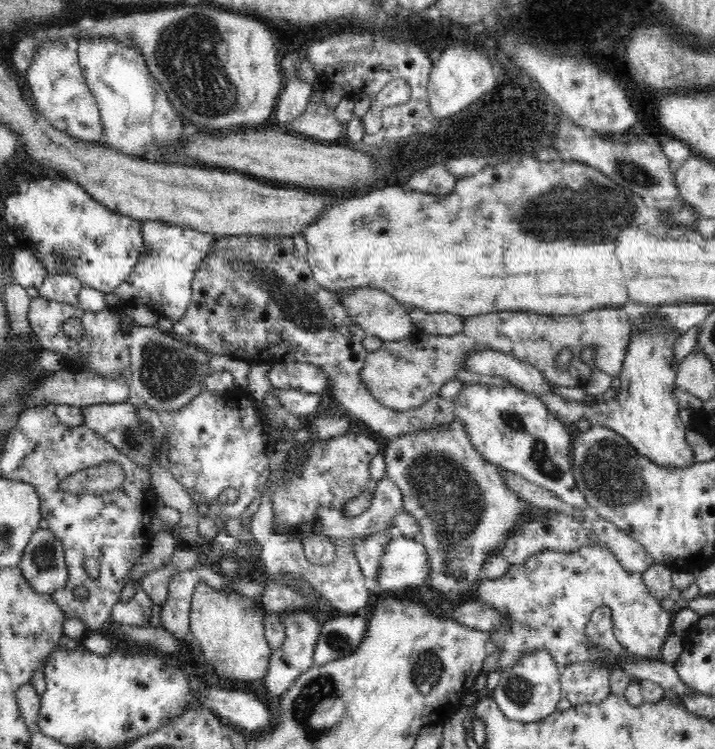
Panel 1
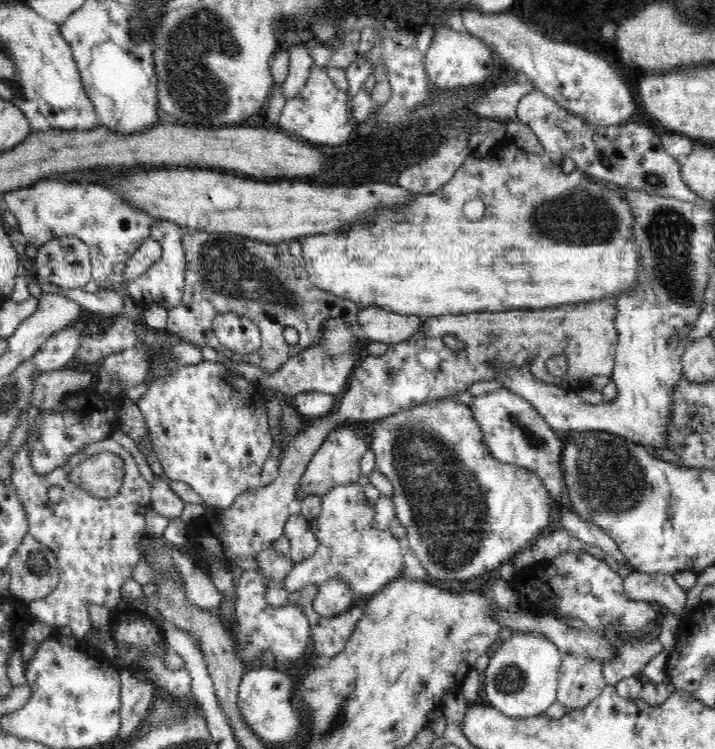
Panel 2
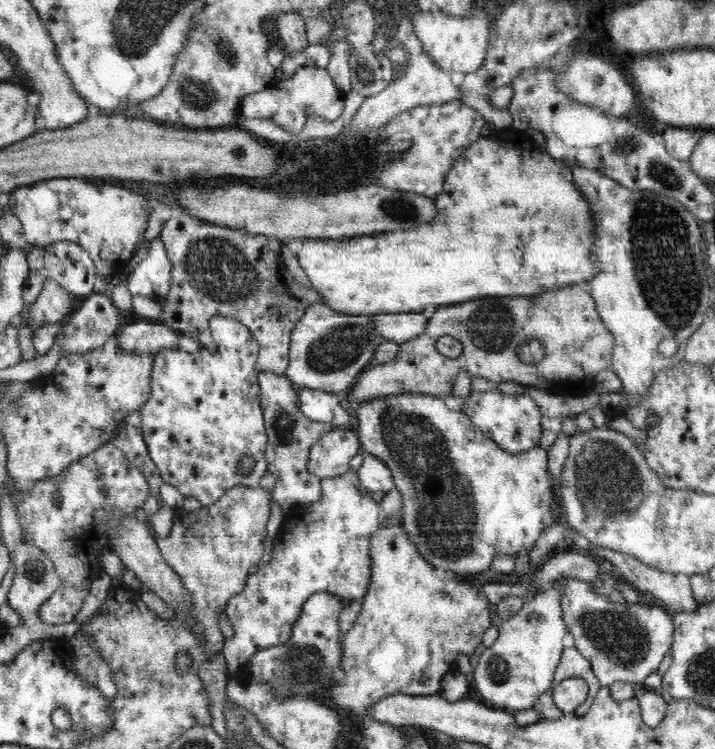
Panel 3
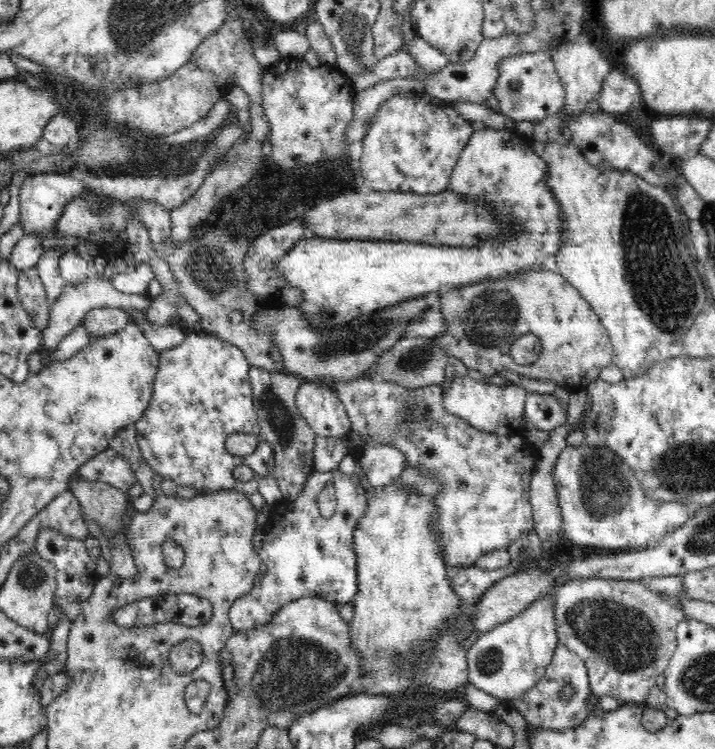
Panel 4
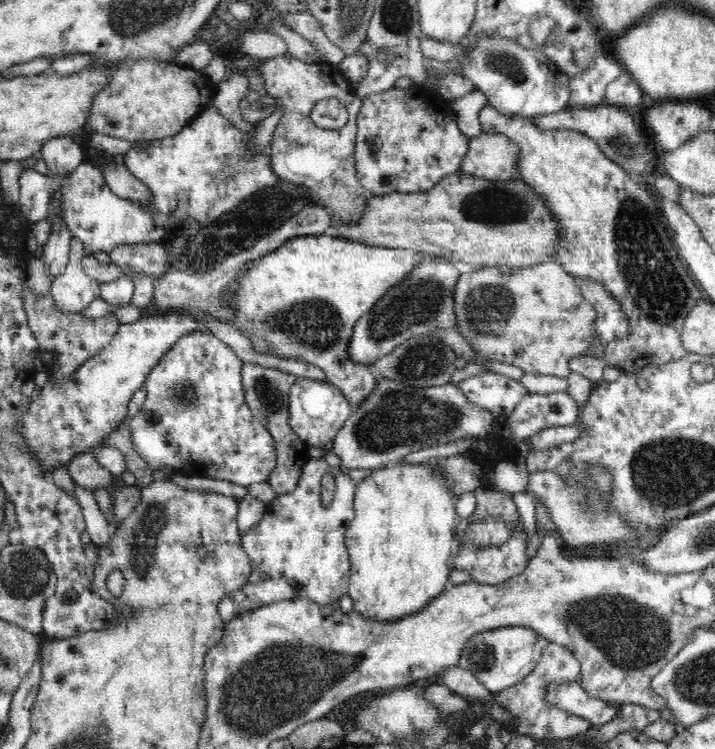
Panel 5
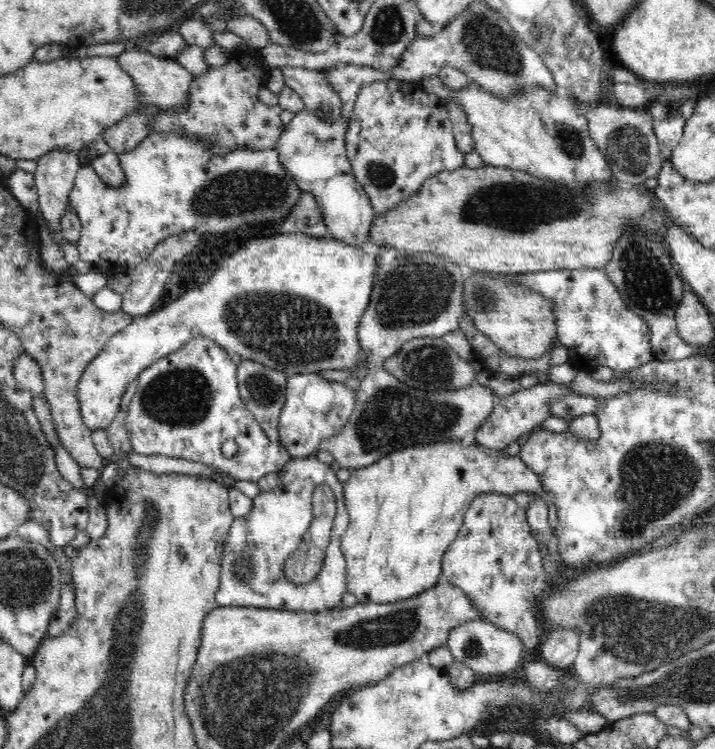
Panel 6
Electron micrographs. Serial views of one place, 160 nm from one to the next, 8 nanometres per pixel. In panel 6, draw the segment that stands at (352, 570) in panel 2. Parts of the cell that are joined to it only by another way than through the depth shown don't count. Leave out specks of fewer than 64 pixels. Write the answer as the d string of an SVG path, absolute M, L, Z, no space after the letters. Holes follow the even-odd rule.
M315 455L304 458L291 458L278 472L278 484L271 491L262 491L253 498L250 512L242 518L235 518L230 527L230 535L224 544L222 572L216 594L219 606L242 606L269 610L286 610L292 612L326 612L332 608L341 608L343 595L347 592L347 563L341 550L342 535L349 525L349 514L345 507L343 482L337 477L336 467L318 461ZM327 484L337 500L337 514L334 518L331 540L327 547L326 557L321 572L308 584L292 584L284 577L286 560L302 543L303 536L310 530L313 521L313 492L317 486Z

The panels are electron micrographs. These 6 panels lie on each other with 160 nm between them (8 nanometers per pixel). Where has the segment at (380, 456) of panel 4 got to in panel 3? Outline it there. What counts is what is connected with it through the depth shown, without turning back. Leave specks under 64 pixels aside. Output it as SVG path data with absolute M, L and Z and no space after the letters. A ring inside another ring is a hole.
M372 453L363 454L363 461L357 473L363 490L369 493L378 492L378 490L387 493L395 487L390 468Z

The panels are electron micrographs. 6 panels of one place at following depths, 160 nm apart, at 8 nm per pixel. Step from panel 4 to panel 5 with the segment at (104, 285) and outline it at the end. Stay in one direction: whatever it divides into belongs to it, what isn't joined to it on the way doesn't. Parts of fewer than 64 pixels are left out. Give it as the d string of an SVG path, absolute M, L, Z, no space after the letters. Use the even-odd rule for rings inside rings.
M68 261L60 276L53 278L51 295L62 313L77 313L99 297L100 281L90 278L80 261Z

